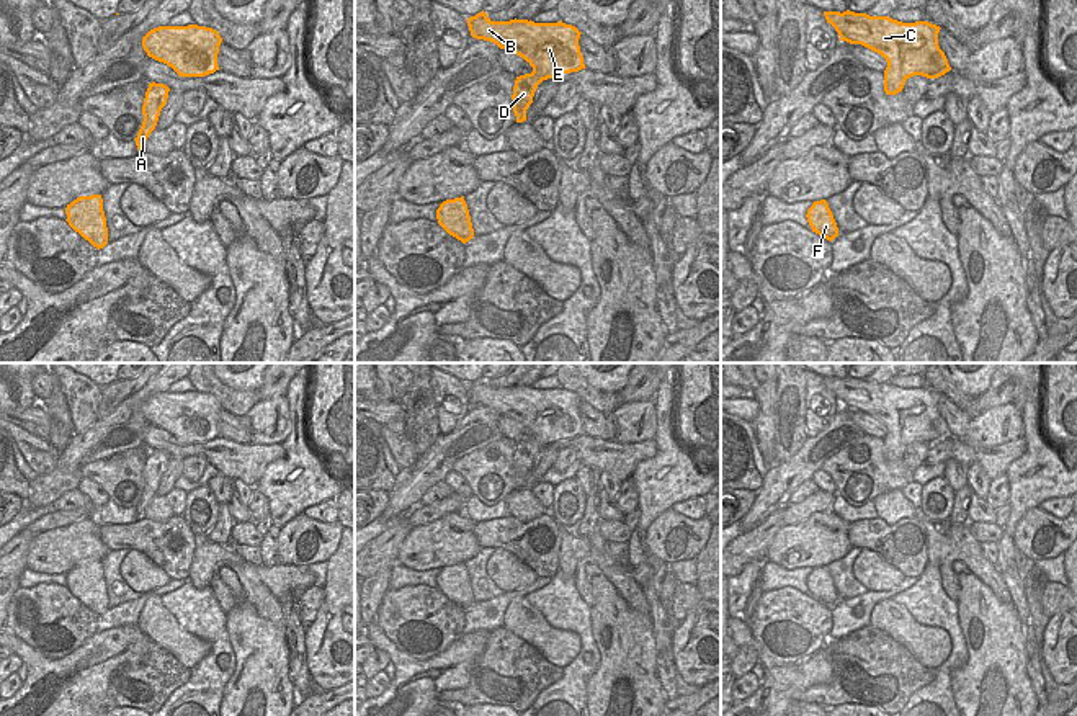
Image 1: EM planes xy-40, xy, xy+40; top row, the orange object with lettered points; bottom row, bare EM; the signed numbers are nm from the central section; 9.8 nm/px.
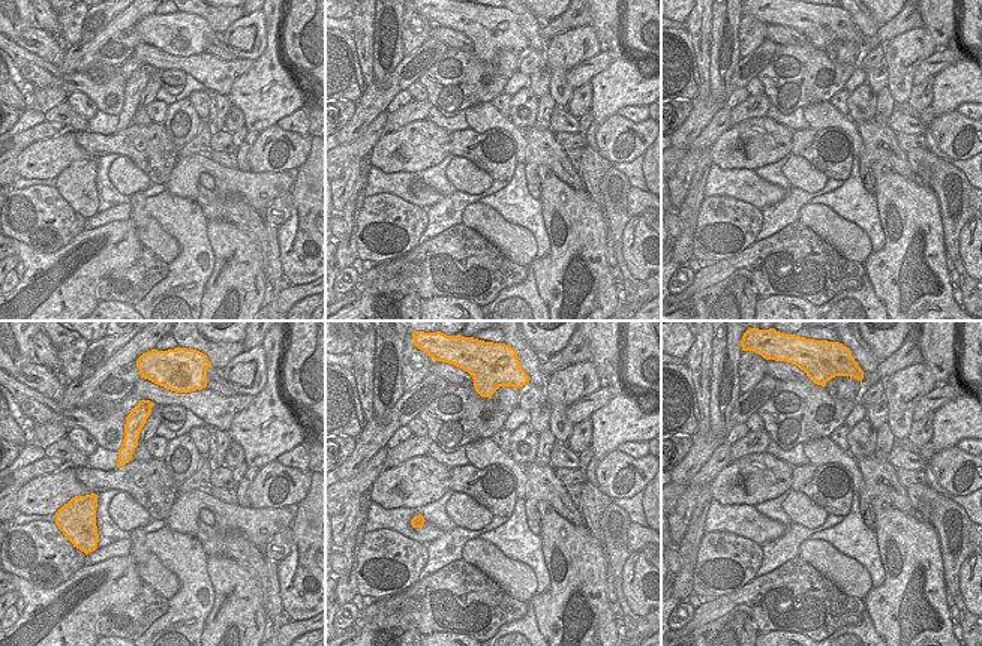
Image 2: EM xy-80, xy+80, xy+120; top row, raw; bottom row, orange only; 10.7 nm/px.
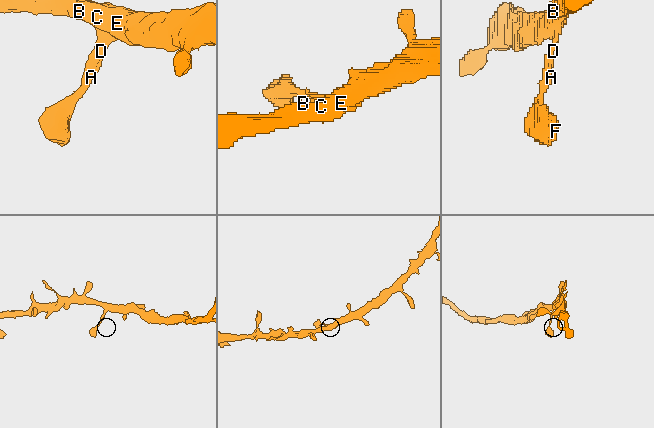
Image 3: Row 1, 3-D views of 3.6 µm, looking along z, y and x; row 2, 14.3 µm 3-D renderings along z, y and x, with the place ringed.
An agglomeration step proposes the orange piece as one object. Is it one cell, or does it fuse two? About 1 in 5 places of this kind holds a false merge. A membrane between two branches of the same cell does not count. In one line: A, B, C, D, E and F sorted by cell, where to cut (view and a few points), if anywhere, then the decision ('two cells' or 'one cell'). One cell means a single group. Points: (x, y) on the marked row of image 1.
A B C D E F | no cut | one cell

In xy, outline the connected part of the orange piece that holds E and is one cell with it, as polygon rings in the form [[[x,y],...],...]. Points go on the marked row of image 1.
[[[482,10],[476,16],[467,18],[467,26],[472,38],[490,41],[500,49],[523,57],[533,67],[531,74],[520,75],[515,80],[512,100],[516,123],[526,121],[526,110],[533,103],[534,92],[543,80],[585,69],[579,46],[582,33],[572,25],[565,25],[562,21],[534,23],[531,20],[516,18],[510,21],[492,21]]]

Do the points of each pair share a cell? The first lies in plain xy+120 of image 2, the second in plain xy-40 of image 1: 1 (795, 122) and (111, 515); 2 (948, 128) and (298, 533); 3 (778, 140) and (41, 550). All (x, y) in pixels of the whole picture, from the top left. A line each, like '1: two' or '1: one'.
1: one
2: one
3: one

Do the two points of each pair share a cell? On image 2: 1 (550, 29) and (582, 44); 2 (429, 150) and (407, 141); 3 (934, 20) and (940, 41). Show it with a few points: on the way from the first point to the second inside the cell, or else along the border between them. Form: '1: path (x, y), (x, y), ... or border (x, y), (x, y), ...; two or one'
1: border (589, 24), (571, 27), (550, 39); two
2: path (423, 146), (413, 146); one
3: path (934, 24), (934, 30), (940, 36); one

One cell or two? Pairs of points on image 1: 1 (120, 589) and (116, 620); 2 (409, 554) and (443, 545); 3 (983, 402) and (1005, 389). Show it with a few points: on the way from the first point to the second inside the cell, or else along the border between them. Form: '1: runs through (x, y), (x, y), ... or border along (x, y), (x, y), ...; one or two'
1: border along (143, 594), (108, 608); two
2: runs through (417, 551), (435, 545); one
3: runs through (987, 399), (1001, 391); one

